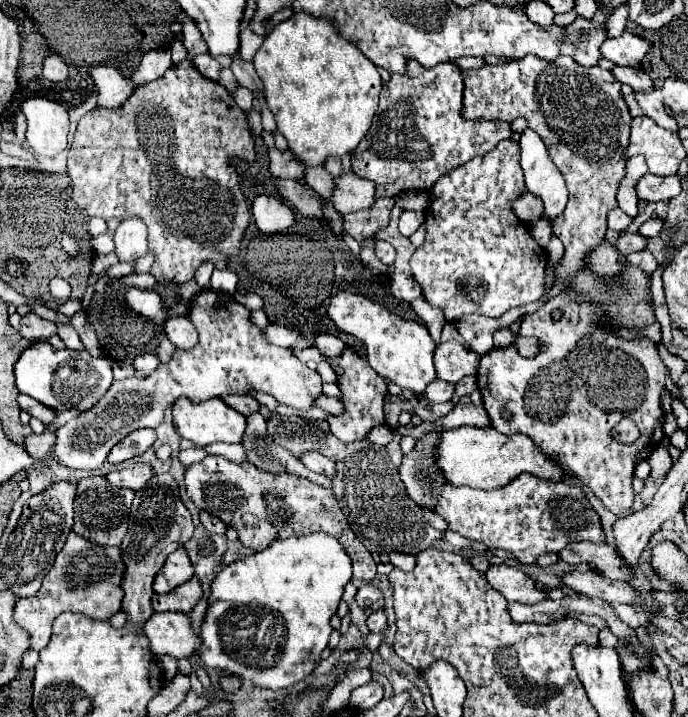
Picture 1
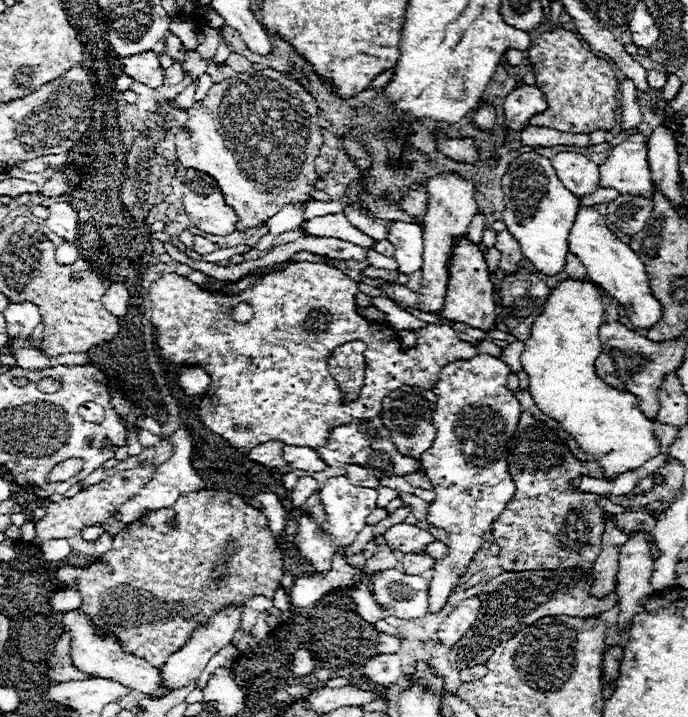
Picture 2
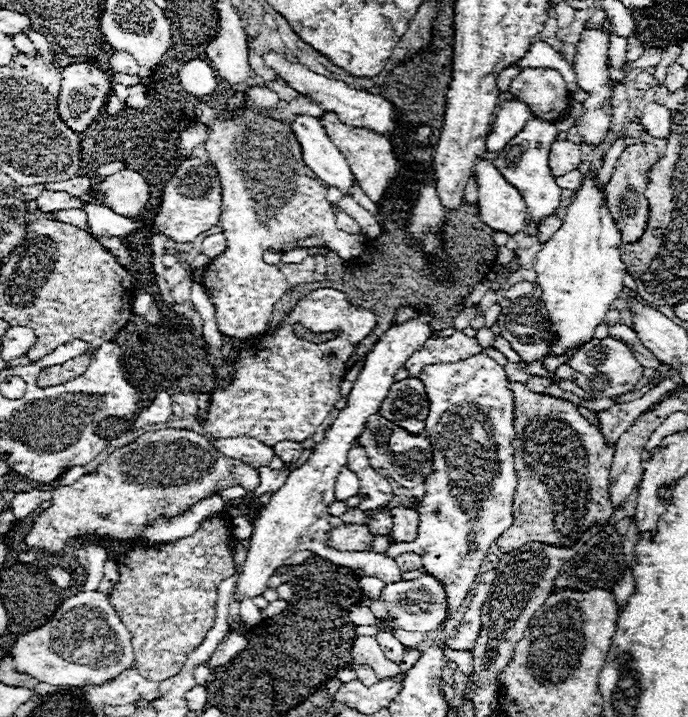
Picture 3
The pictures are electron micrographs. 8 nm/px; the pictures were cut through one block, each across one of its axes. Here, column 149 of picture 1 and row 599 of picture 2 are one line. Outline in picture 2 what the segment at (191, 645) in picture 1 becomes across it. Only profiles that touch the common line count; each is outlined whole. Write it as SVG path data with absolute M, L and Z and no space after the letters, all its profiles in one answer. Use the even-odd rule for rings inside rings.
M636 530L620 550L620 572L616 576L616 592L620 596L620 626L624 626L640 610L640 600L654 594L650 584L654 572L654 558L650 554L650 540L646 530Z

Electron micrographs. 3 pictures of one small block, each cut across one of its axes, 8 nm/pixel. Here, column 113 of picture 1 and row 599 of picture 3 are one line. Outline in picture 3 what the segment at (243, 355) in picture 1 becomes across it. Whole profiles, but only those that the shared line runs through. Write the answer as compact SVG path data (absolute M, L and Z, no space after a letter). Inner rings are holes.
M422 576L418 580L400 580L394 584L386 584L382 596L386 610L396 620L402 630L410 632L434 632L440 630L448 616L448 598L444 584L434 576Z

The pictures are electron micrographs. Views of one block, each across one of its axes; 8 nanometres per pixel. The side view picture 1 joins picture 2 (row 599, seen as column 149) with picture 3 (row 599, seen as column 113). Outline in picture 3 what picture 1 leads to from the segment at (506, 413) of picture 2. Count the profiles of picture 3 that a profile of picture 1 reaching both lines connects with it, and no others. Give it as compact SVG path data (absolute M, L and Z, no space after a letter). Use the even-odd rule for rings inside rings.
M474 354L468 360L448 362L448 364L430 364L418 378L426 386L426 396L430 402L430 412L426 418L426 436L432 438L434 460L432 474L426 478L426 494L420 500L418 514L418 538L414 542L394 544L386 550L386 556L398 558L400 552L414 552L422 556L424 570L434 578L440 578L448 586L448 598L452 598L452 614L458 610L466 594L470 592L478 568L488 554L490 544L508 530L512 524L512 496L516 492L516 470L514 470L514 398L512 390L506 388L504 368L486 354Z

